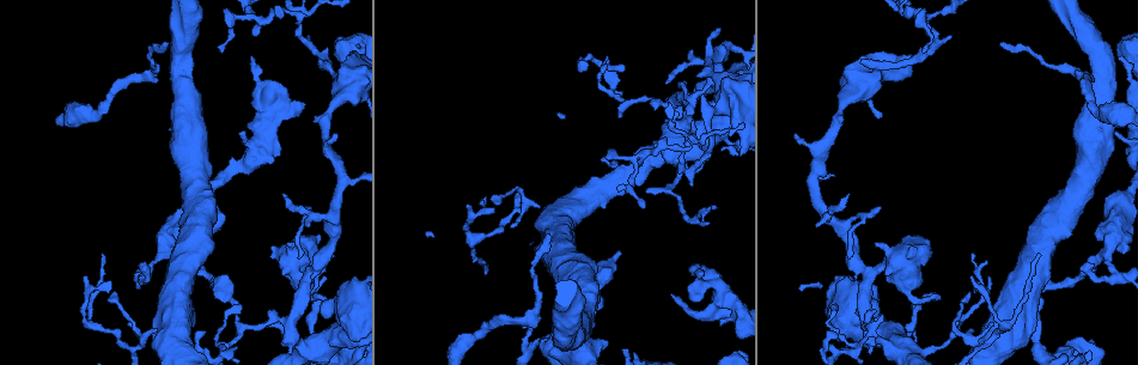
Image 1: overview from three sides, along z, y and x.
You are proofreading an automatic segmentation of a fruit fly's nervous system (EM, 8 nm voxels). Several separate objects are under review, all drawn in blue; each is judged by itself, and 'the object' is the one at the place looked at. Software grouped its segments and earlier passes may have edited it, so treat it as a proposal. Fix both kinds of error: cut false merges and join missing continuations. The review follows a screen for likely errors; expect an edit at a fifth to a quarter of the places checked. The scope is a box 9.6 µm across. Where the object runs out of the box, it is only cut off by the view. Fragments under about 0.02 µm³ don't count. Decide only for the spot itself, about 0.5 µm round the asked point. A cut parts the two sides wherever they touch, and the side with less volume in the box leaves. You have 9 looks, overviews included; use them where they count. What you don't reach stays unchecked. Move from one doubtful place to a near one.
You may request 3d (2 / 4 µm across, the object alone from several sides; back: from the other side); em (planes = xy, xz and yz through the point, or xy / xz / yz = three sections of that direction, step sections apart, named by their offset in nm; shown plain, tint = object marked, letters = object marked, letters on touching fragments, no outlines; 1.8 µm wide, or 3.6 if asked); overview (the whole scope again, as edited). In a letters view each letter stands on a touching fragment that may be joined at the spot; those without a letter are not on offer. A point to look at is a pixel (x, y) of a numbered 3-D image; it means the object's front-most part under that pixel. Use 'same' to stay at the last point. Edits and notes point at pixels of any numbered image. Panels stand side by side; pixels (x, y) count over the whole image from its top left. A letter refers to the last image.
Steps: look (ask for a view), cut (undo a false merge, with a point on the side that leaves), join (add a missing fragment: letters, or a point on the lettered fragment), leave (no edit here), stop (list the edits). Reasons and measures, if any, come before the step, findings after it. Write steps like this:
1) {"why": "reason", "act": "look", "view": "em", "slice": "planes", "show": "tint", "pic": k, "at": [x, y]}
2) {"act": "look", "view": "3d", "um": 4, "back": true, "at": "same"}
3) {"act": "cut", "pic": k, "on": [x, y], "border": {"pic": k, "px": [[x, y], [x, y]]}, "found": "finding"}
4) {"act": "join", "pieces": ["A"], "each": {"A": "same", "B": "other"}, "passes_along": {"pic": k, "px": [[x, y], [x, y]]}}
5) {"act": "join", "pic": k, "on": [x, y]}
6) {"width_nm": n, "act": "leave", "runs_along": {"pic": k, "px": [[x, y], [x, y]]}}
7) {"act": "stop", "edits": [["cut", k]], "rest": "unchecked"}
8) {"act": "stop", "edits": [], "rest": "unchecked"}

{"why": "branch stops here", "act": "look", "view": "3d", "um": 2, "pic": 1, "at": [617, 251]}

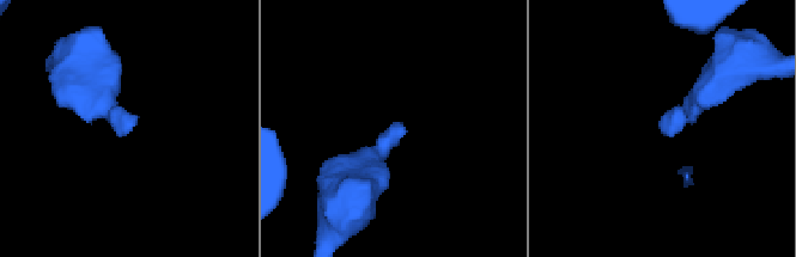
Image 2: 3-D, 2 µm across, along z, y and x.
{"act": "look", "view": "em", "slice": "xy", "step": 4, "show": "tint", "pic": 2, "at": [135, 117]}

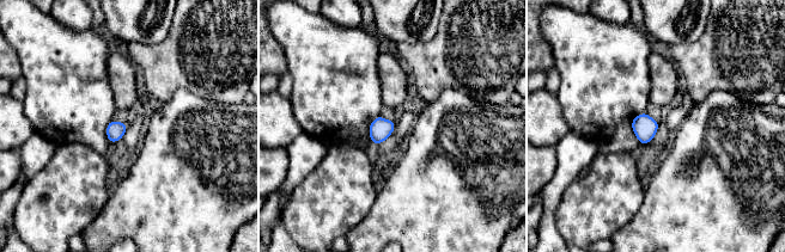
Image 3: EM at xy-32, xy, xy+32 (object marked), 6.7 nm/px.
{"why": "another direction", "act": "look", "view": "em", "slice": "planes", "show": "letters", "at": "same"}

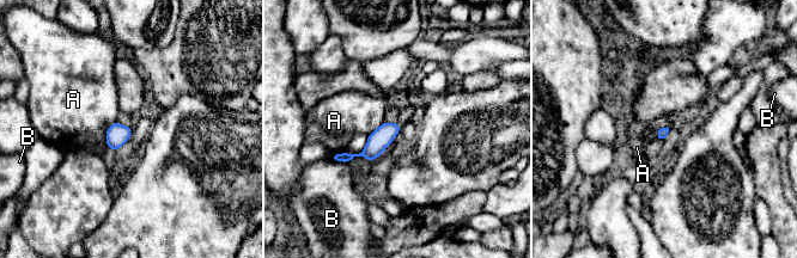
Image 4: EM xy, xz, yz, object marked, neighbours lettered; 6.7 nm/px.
{"act": "leave", "each": {"A": "other", "B": "other"}, "found": "none of them fits"}

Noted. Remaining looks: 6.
{"why": "branch stops here", "act": "look", "view": "3d", "um": 2, "back": true, "pic": 1, "at": [702, 274]}

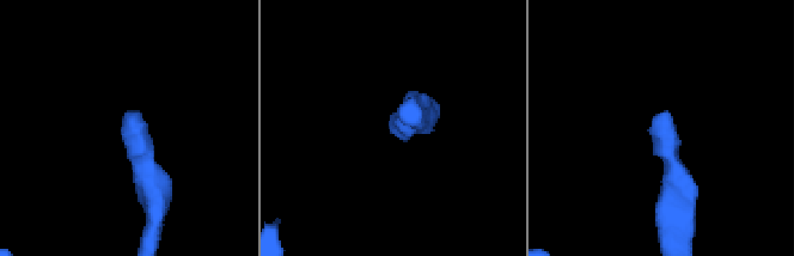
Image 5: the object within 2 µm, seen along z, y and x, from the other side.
{"why": "shape alone is not enough", "act": "look", "view": "em", "slice": "xy", "step": 4, "show": "letters", "pic": 5, "at": [398, 120]}

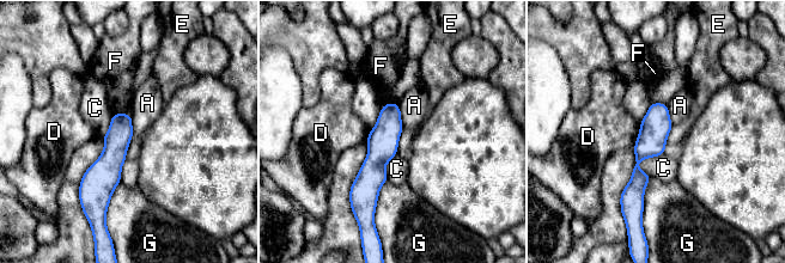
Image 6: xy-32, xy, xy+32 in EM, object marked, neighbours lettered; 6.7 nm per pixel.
{"why": "cut it another way", "act": "look", "view": "em", "slice": "xz", "step": 16, "show": "letters", "at": "same"}

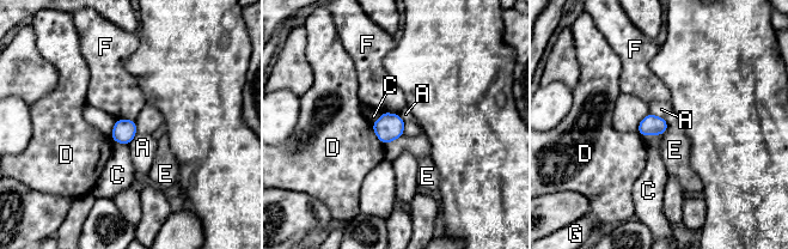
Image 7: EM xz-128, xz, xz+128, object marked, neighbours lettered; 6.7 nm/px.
{"width_nm": 140, "act": "leave", "each": {"A": "other", "C": "other", "D": "other", "E": "other", "F": "other", "G": "other"}, "found": "no lettered fragment goes on from it"}

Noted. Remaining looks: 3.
{"why": "sharp bend", "act": "look", "view": "3d", "um": 2, "pic": 1, "at": [304, 37]}

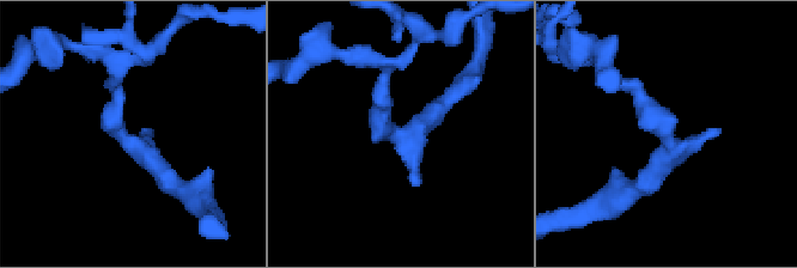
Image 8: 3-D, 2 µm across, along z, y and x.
{"act": "look", "view": "em", "slice": "yz", "step": 16, "show": "tint", "pic": 8, "at": [665, 133]}

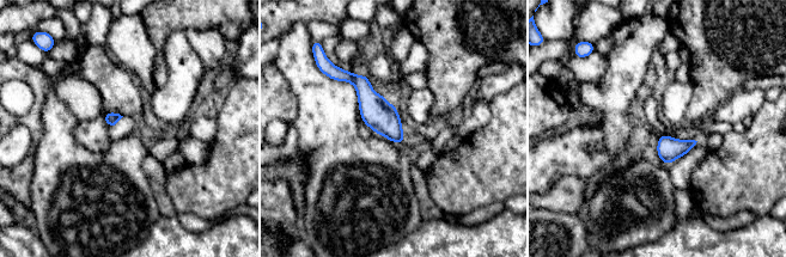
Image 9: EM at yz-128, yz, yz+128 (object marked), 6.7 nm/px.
{"why": "another direction", "act": "look", "view": "em", "slice": "planes", "show": "letters", "at": "same"}

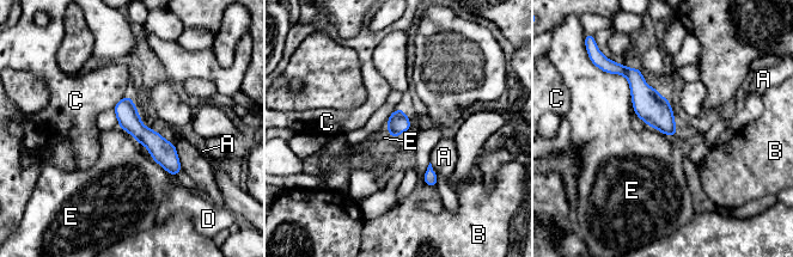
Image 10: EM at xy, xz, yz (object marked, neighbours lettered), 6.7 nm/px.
{"act": "leave", "each": {"A": "other", "B": "other", "C": "other", "D": "other", "E": "other"}, "runs_along": {"pic": 10, "px": [[124, 101], [128, 118], [178, 169]]}, "found": "one neuron here"}

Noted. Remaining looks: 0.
{"act": "stop", "edits": [], "rest": "unchecked"}

